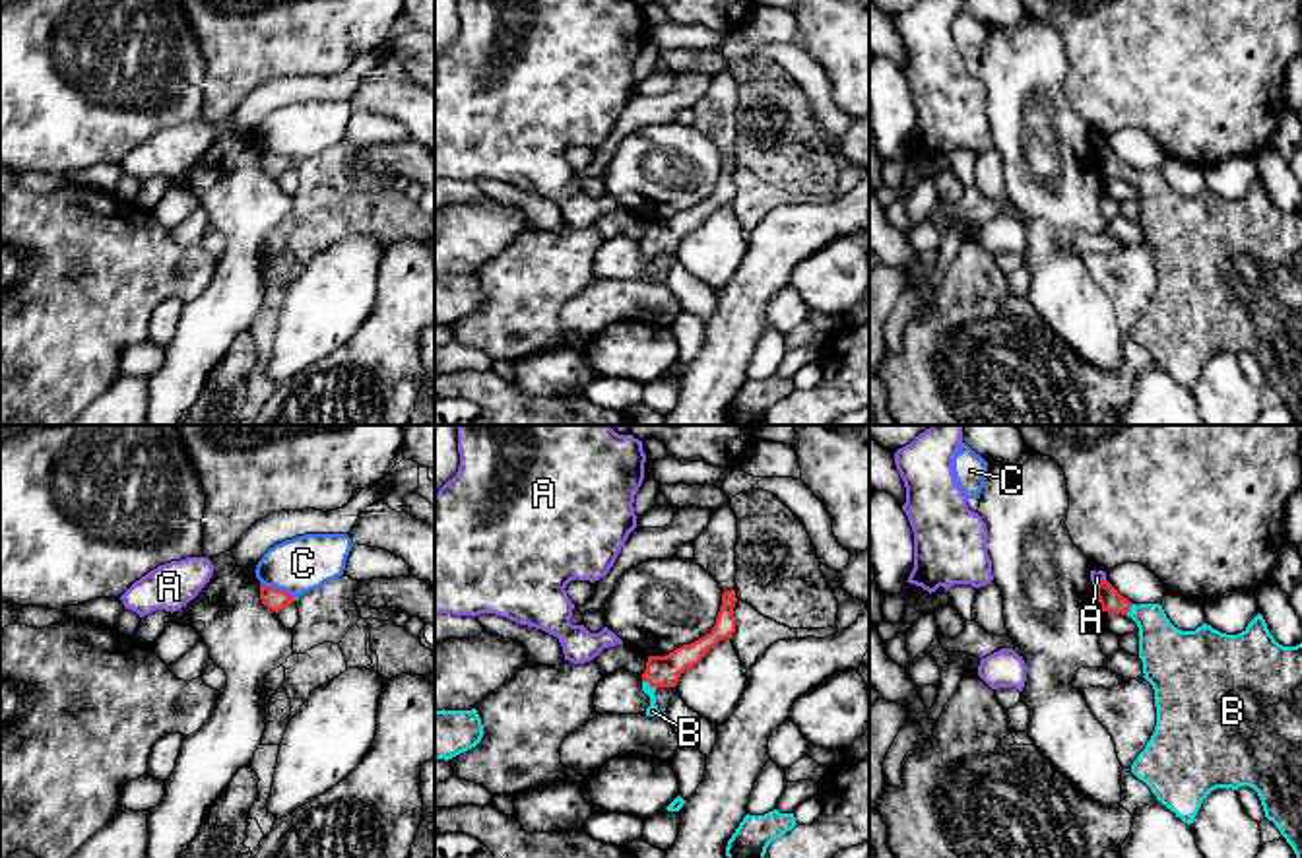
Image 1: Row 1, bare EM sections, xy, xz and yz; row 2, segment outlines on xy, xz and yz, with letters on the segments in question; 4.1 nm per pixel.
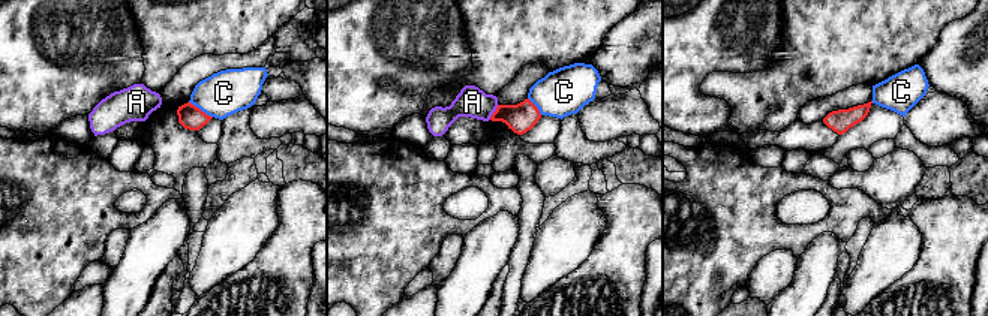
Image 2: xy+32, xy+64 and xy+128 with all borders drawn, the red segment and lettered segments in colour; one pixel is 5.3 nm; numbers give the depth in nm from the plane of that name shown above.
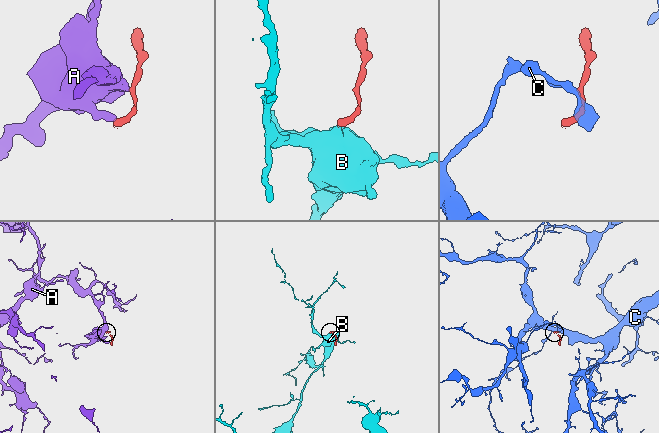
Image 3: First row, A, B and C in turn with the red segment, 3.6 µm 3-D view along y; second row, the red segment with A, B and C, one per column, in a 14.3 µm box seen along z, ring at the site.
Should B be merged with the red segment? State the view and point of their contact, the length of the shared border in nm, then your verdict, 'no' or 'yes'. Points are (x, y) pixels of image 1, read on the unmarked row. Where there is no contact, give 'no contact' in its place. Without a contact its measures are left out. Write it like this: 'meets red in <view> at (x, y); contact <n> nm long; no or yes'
meets red in xz at (650, 249); contact 70 nm long; yes

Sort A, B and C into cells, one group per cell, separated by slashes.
A / B / C

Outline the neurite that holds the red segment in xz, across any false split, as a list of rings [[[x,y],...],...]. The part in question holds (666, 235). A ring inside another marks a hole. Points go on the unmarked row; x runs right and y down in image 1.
[[[726,155],[722,159],[722,171],[710,198],[691,210],[675,214],[666,221],[648,221],[646,235],[640,241],[642,256],[650,262],[646,281],[662,281],[654,260],[658,252],[675,252],[683,237],[697,231],[720,206],[732,204],[732,200],[735,198],[735,167],[735,155]]]

